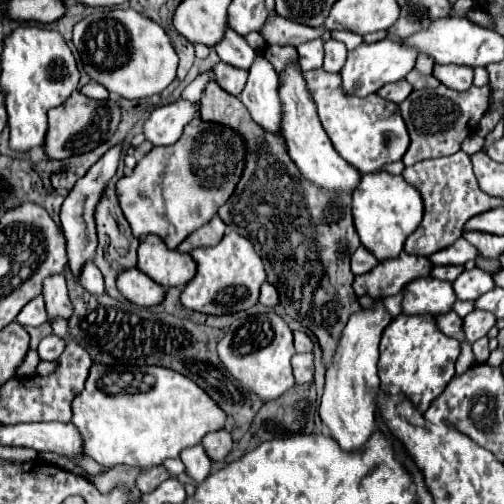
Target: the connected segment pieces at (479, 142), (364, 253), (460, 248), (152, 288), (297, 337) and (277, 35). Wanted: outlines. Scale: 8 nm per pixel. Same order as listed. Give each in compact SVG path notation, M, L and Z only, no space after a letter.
M474 134L474 136L470 136L470 138L466 138L464 142L462 142L462 150L466 152L466 154L476 154L478 150L482 150L482 146L484 146L484 138L482 136L478 136L478 134Z
M360 246L354 254L352 254L352 272L358 276L358 274L364 274L364 272L370 272L374 266L378 264L376 256L372 252L368 252L364 246Z
M460 238L458 242L454 242L452 246L448 246L446 250L440 250L438 254L432 254L428 260L434 266L444 266L444 264L466 264L468 260L474 260L478 256L476 248L470 246L470 242L466 242L464 238Z
M138 268L124 270L118 276L116 284L118 284L118 290L122 292L122 296L138 306L150 308L150 306L158 306L164 300L164 288L158 286L146 274L142 274L142 270L138 270Z
M298 330L293 332L294 348L296 352L312 352L312 340L306 336L306 333Z
M274 14L274 16L266 18L264 26L260 28L260 34L266 40L266 44L280 44L280 46L292 44L292 46L298 46L302 42L308 42L308 40L314 40L314 38L322 36L322 30L302 26L298 22L290 22L286 18Z

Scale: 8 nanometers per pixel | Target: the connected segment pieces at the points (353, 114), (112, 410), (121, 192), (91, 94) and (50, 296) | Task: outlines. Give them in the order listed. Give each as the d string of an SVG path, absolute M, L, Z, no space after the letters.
M322 68L302 72L308 92L318 106L320 122L332 140L336 152L362 174L378 172L386 164L402 160L404 152L408 150L408 130L400 116L400 110L394 102L386 102L378 94L370 94L368 98L358 98L346 94L342 90L342 78L338 72L330 74Z
M92 364L84 390L72 400L72 424L82 436L82 450L104 468L116 464L158 466L166 458L178 458L182 448L198 444L208 432L224 426L226 414L218 410L216 402L210 402L202 388L170 368L146 366L150 388L136 394L104 392L100 388L104 368Z
M216 122L188 124L182 138L172 146L152 148L130 176L118 180L118 200L134 236L160 236L176 248L188 234L202 228L230 200L246 166L244 138Z
M90 80L86 86L82 86L82 88L80 88L80 92L82 92L82 94L86 94L88 98L94 98L94 100L106 100L106 98L108 98L108 94L110 94L102 84L92 82L92 80Z
M54 274L54 276L46 278L42 296L46 300L46 312L48 312L48 320L50 322L54 322L56 318L70 320L72 302L68 298L68 288L66 288L64 274Z

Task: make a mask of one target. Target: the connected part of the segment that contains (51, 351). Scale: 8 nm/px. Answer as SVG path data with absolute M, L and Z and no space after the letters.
M54 334L42 338L38 344L40 360L56 360L62 354L62 350L64 350L64 340L54 336Z

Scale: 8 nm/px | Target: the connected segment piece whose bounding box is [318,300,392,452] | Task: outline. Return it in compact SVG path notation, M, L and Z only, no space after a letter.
M376 300L376 308L362 310L354 316L350 316L334 362L326 370L326 386L320 400L320 420L324 426L328 426L330 436L338 442L338 446L344 452L360 452L364 450L370 436L376 432L374 422L374 410L376 410L376 396L380 392L380 380L378 380L378 342L384 332L384 328L390 324L390 314L384 310L382 300Z

